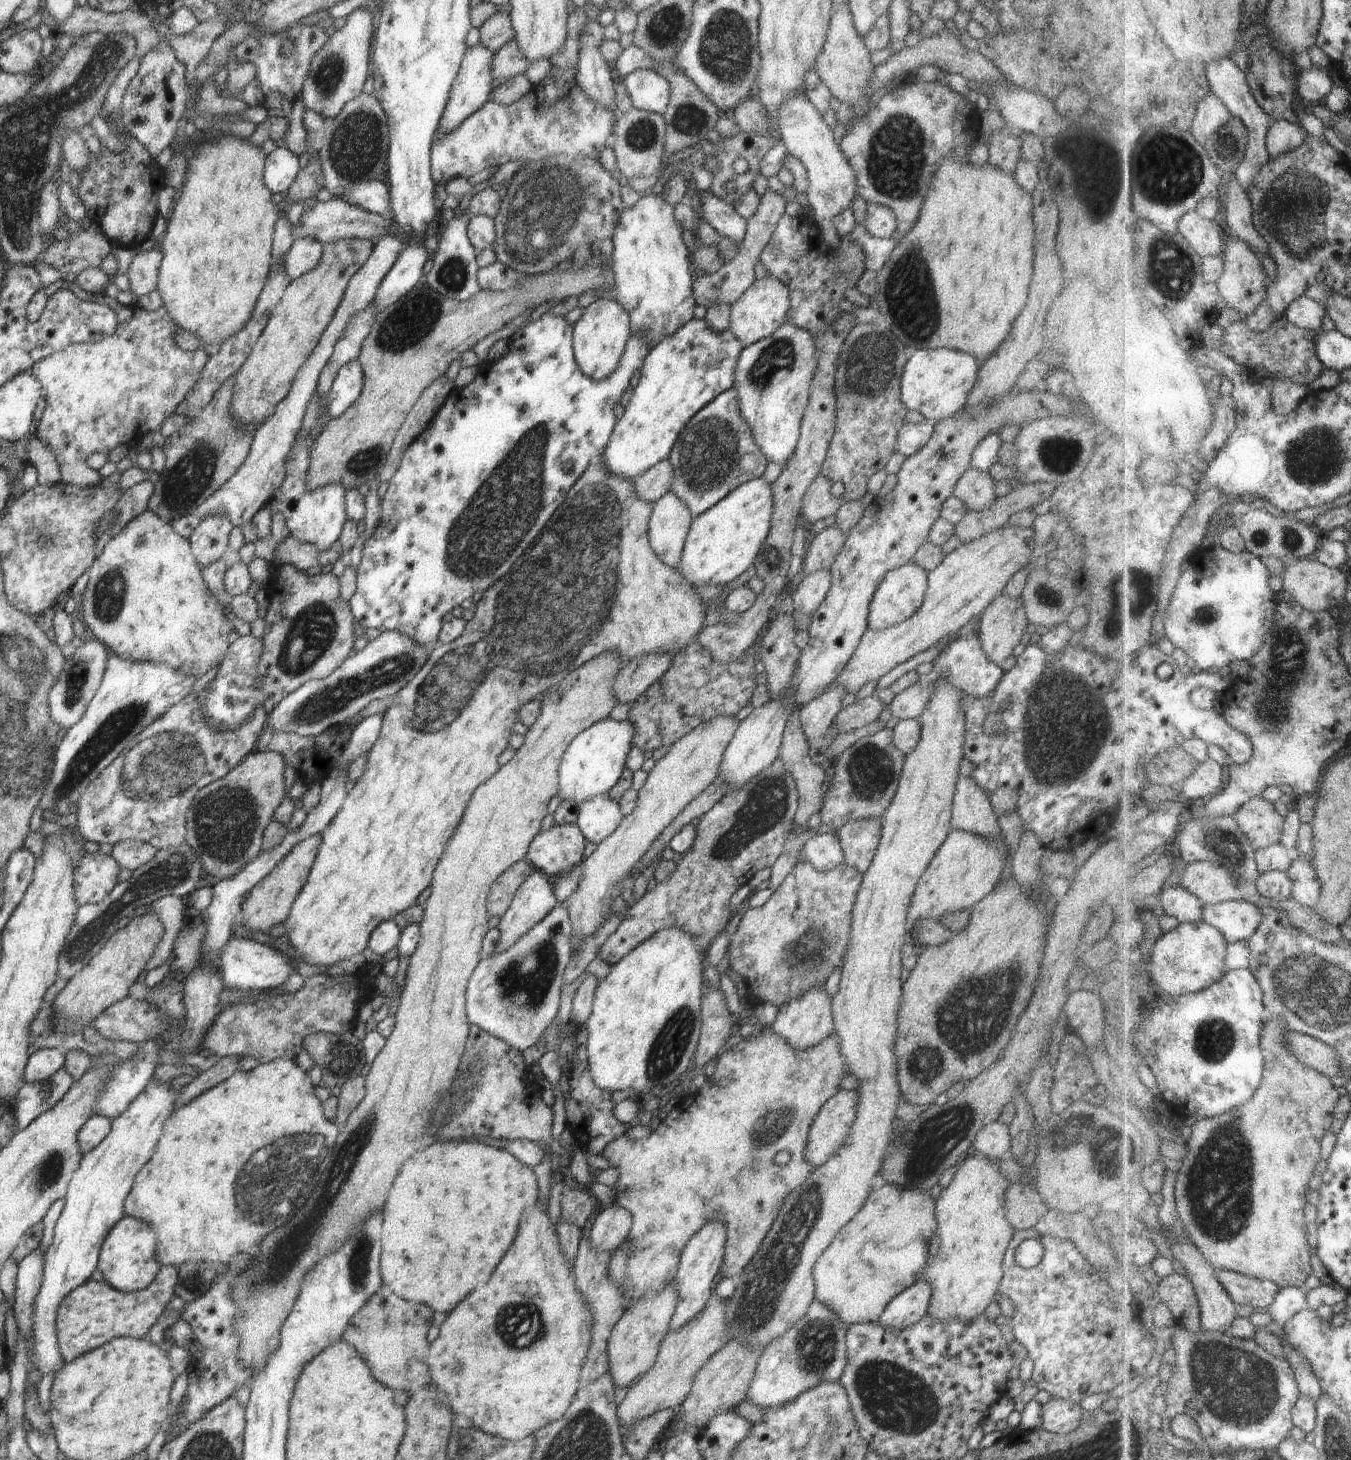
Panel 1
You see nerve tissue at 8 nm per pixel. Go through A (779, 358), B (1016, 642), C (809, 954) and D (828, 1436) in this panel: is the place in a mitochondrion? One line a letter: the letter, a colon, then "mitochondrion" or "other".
A: mitochondrion
B: other
C: mitochondrion
D: mitochondrion

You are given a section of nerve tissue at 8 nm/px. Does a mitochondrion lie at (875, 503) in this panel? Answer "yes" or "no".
no

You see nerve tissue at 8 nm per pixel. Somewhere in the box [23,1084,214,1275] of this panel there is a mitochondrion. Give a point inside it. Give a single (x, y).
(48, 1173)

